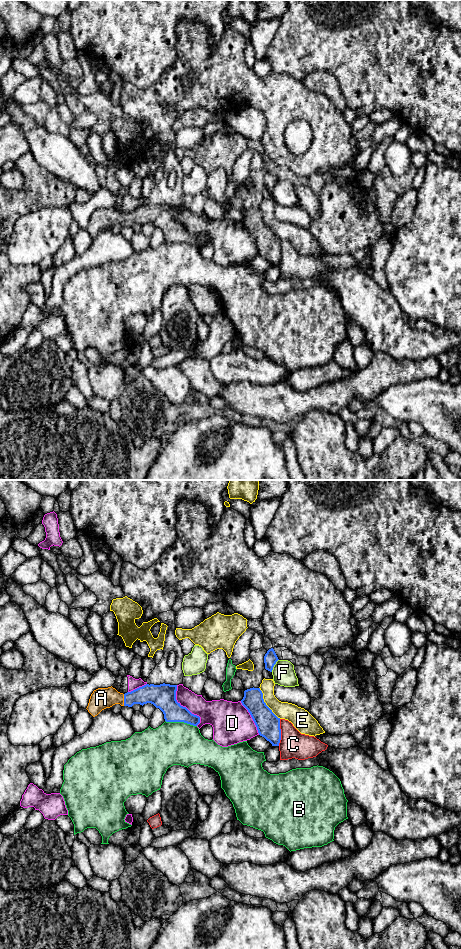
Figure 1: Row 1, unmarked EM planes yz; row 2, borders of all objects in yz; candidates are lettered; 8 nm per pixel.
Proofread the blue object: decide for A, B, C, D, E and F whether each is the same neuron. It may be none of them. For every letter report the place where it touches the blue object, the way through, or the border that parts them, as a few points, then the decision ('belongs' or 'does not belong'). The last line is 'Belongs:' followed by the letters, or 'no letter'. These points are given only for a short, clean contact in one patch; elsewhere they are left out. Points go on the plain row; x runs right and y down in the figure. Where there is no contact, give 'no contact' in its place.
A: yz (124, 220) | across yz (154, 214), (144, 214), (124, 220), (101, 218) | belongs
B: yz (181, 241) | does not belong
C: yz (280, 252) | along yz (280, 239), (280, 262), (278, 265) | does not belong
D: yz (184, 227) | does not belong
E: yz (265, 223) | along yz (259, 207), (265, 224), (280, 238) | does not belong
F: yz (274, 184) | does not belong
Belongs: A

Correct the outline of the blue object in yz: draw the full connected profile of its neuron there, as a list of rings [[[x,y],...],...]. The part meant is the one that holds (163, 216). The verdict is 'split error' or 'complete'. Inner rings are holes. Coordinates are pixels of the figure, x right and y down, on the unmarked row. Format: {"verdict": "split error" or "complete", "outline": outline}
{"verdict": "split error", "outline": [[[146,204],[125,214],[115,208],[98,208],[93,211],[87,226],[88,232],[97,236],[102,230],[115,224],[132,227],[134,224],[153,224],[159,228],[166,242],[184,242],[193,246],[200,243],[200,237],[192,234],[186,227],[176,220],[177,205],[170,204]]]}

